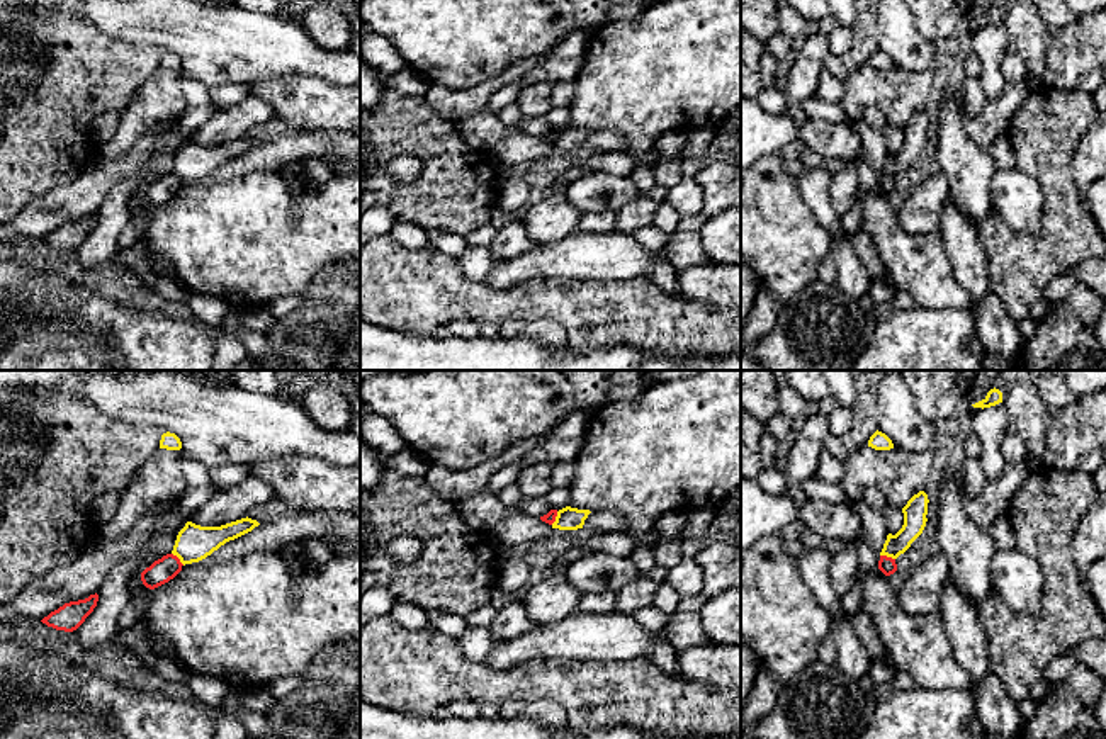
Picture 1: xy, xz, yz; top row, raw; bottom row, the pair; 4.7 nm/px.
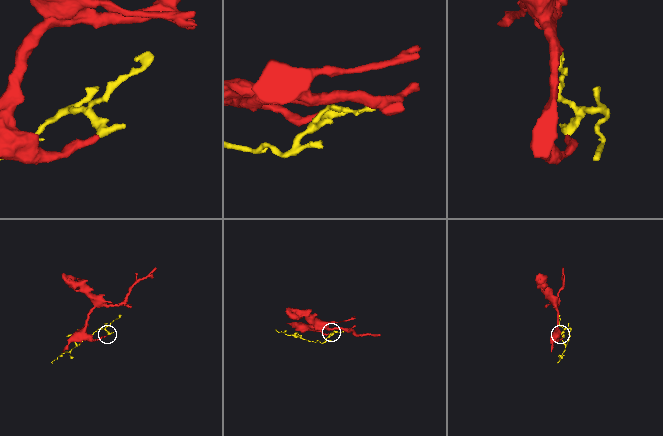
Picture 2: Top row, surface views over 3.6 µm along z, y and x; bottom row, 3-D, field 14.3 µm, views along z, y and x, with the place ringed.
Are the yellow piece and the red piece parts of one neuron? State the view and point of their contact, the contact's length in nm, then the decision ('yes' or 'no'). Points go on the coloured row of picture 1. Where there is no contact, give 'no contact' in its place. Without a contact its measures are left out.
yz (887, 556) | 80 nm | no

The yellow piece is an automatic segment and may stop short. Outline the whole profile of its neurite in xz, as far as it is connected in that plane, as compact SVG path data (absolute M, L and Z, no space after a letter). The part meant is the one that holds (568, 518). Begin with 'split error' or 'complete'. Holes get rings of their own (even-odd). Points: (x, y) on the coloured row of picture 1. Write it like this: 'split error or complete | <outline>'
complete | M566 506L557 511L552 528L559 528L559 530L583 528L584 520L588 518L590 513L591 513L590 510L578 510L578 508Z

